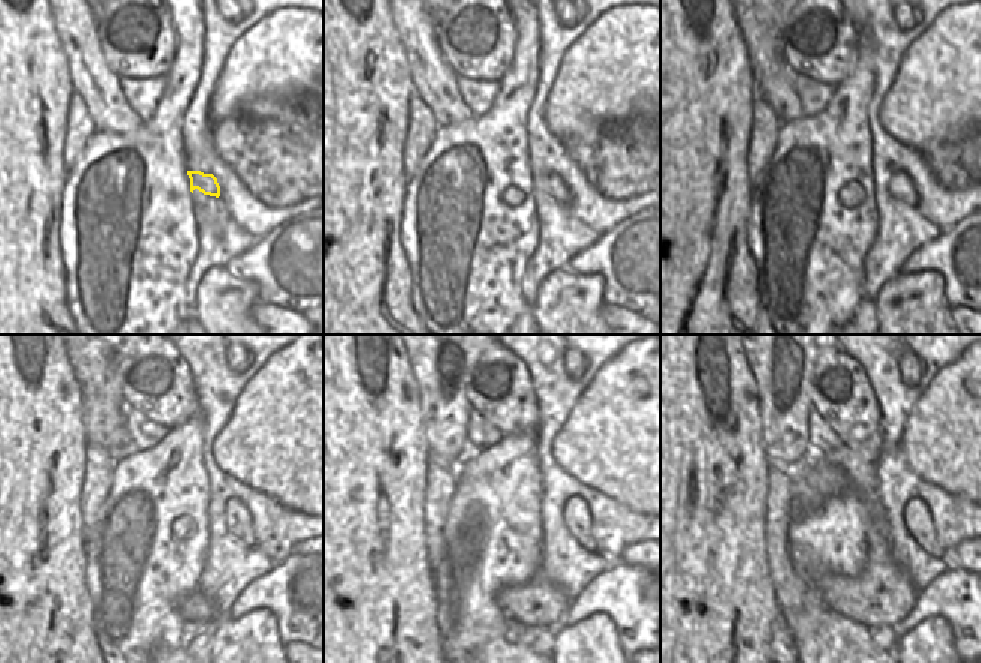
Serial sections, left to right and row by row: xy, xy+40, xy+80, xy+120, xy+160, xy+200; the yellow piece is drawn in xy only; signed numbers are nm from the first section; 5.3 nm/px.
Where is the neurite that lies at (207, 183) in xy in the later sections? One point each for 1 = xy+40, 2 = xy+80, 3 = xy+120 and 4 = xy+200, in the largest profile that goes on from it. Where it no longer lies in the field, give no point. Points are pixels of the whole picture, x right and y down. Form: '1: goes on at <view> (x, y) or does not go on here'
1: goes on at xy+40 (554, 185)
2: goes on at xy+80 (902, 188)
3: goes on at xy+120 (239, 521)
4: goes on at xy+200 (917, 518)

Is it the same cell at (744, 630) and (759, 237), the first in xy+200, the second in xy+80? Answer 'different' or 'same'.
different

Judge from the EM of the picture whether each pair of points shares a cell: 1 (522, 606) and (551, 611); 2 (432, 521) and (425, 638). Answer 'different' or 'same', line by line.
1: same
2: different

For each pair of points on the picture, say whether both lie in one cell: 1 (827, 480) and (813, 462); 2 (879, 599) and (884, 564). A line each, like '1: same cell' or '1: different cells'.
1: same cell
2: same cell

